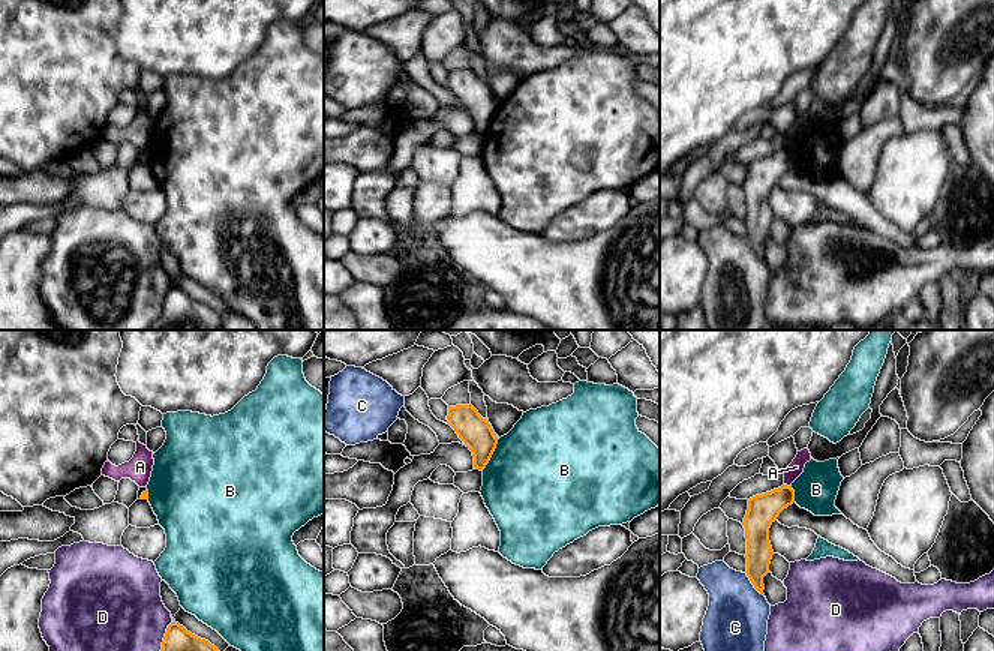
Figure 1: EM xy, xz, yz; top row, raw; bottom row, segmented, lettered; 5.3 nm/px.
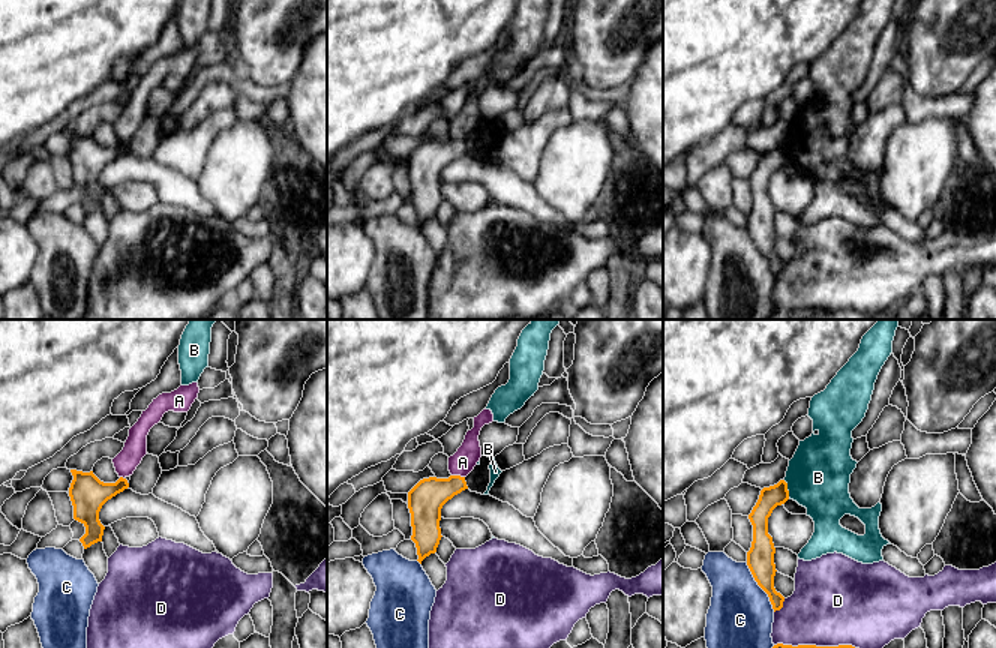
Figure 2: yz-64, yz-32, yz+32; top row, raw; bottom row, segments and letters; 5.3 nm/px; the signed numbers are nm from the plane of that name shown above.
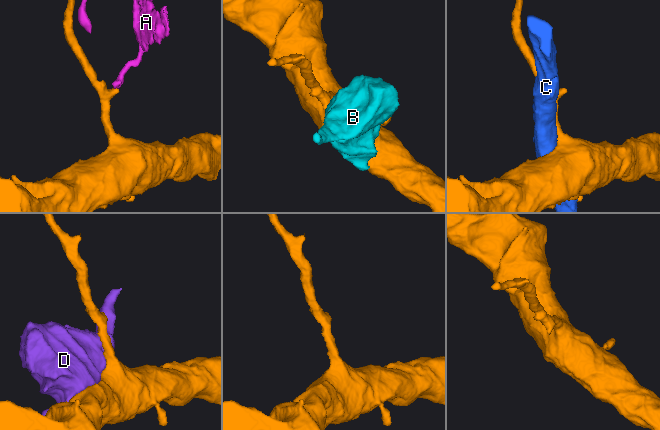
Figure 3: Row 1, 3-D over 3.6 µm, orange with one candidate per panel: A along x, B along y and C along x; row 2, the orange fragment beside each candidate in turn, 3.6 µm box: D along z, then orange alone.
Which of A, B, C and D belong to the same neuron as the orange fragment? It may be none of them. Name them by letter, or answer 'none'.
none

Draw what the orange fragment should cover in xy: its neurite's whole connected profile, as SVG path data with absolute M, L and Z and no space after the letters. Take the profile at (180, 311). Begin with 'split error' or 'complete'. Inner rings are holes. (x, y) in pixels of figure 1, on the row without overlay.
complete; M178 286L166 292L160 316L148 330L222 330L220 315Z

